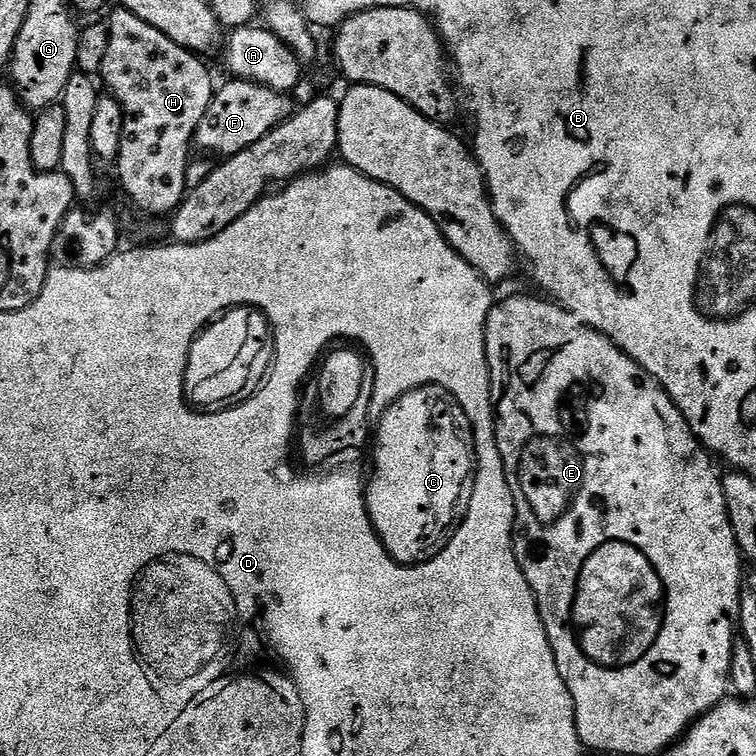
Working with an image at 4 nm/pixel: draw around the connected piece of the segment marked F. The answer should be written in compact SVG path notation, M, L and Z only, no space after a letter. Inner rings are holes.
M232 78L229 81L229 84L215 89L210 106L206 114L202 114L202 122L198 122L196 131L195 147L212 158L227 158L246 150L246 146L254 146L254 142L266 138L268 132L290 115L289 97L285 93L275 92L273 88L256 84L253 80Z

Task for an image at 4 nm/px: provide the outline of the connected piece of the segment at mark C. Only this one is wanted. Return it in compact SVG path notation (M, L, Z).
M427 384L411 388L404 396L391 401L385 407L380 423L375 425L374 432L376 453L372 456L372 477L366 480L368 516L384 548L397 564L425 564L448 545L457 527L458 513L474 475L472 427L462 406L445 388Z

